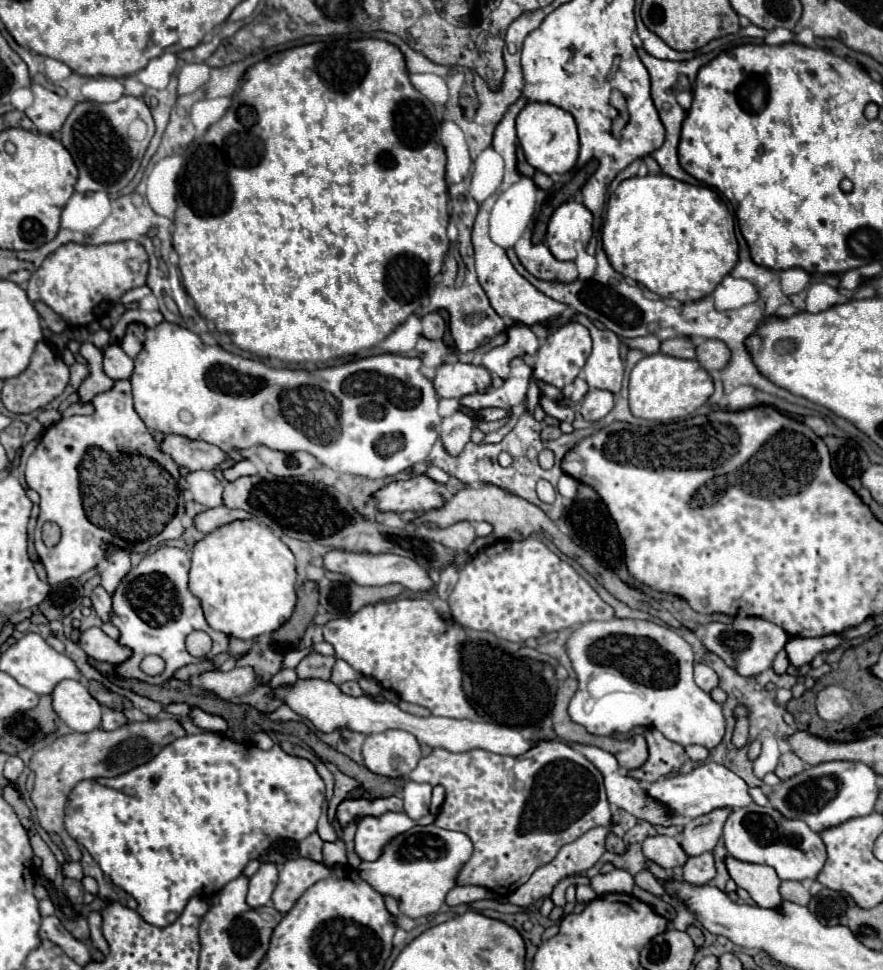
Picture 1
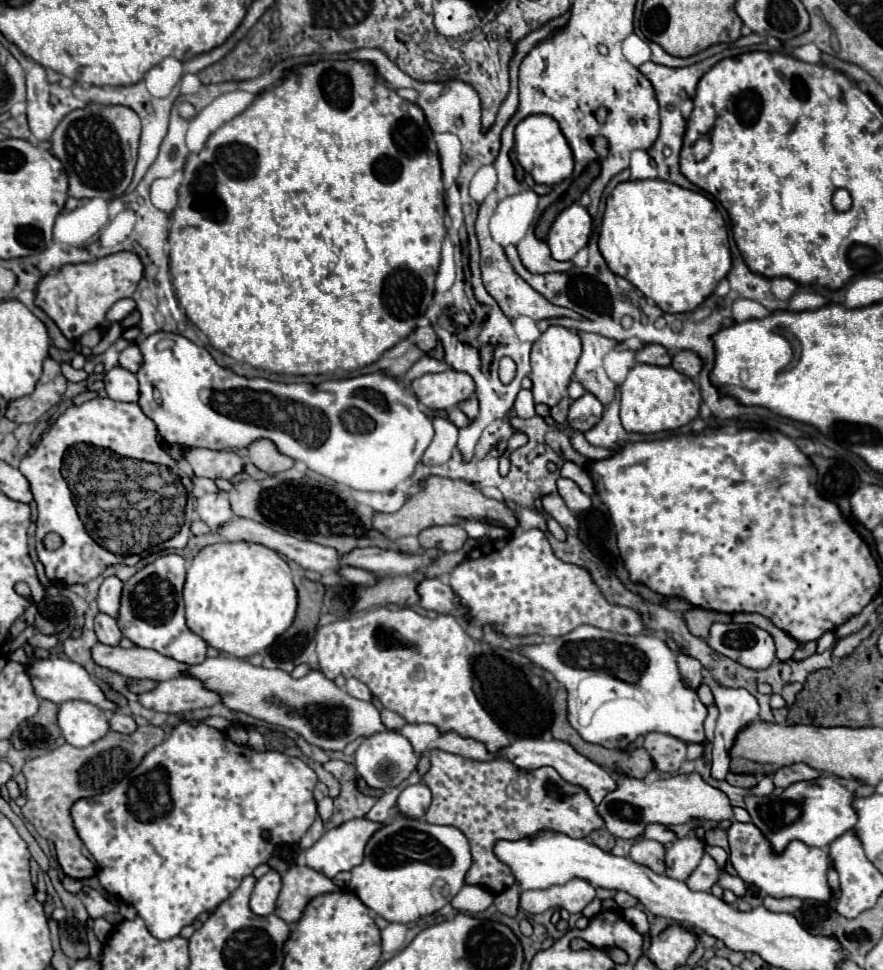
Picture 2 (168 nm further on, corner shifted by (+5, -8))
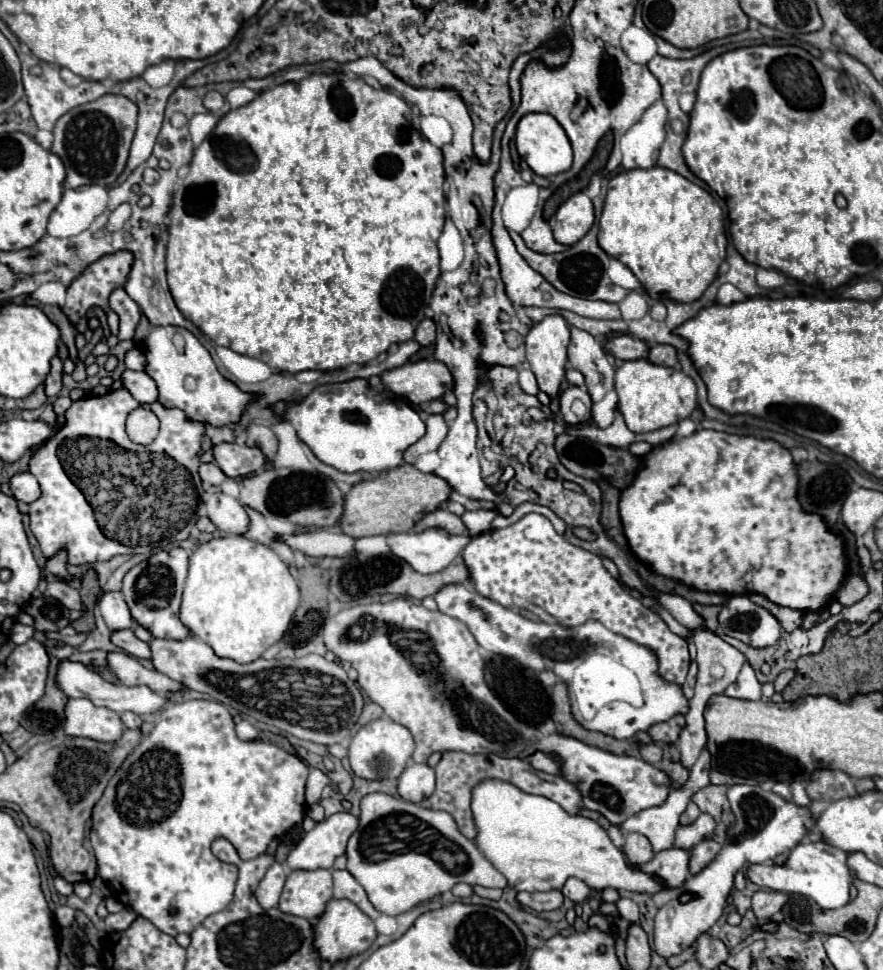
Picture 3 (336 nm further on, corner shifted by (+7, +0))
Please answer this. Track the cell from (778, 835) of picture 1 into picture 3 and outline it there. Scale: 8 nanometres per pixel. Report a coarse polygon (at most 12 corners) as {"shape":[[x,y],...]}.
{"shape":[[800,842],[786,864],[750,864],[762,888],[848,902],[846,852]]}

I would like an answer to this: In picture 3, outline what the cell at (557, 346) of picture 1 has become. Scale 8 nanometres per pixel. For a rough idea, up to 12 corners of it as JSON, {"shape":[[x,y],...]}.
{"shape":[[558,314],[526,336],[538,388],[558,396],[570,326]]}

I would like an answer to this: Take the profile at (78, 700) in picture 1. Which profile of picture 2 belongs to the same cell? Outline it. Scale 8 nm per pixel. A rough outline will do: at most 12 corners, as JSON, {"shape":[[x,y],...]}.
{"shape":[[70,700],[58,724],[72,746],[88,746],[110,732],[94,704]]}

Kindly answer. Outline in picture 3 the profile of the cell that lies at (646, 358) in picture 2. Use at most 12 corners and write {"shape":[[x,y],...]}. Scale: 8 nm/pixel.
{"shape":[[626,334],[608,340],[620,360],[648,358],[644,340]]}

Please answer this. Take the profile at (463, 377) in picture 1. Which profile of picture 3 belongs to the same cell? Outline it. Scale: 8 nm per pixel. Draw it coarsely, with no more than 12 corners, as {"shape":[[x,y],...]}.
{"shape":[[418,360],[382,374],[412,404],[432,402],[454,388],[438,360]]}

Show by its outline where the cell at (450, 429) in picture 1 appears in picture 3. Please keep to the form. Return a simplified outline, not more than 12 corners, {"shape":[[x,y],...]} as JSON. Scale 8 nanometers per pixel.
{"shape":[[442,414],[426,418],[426,434],[404,452],[414,464],[418,454],[438,450],[448,422]]}

